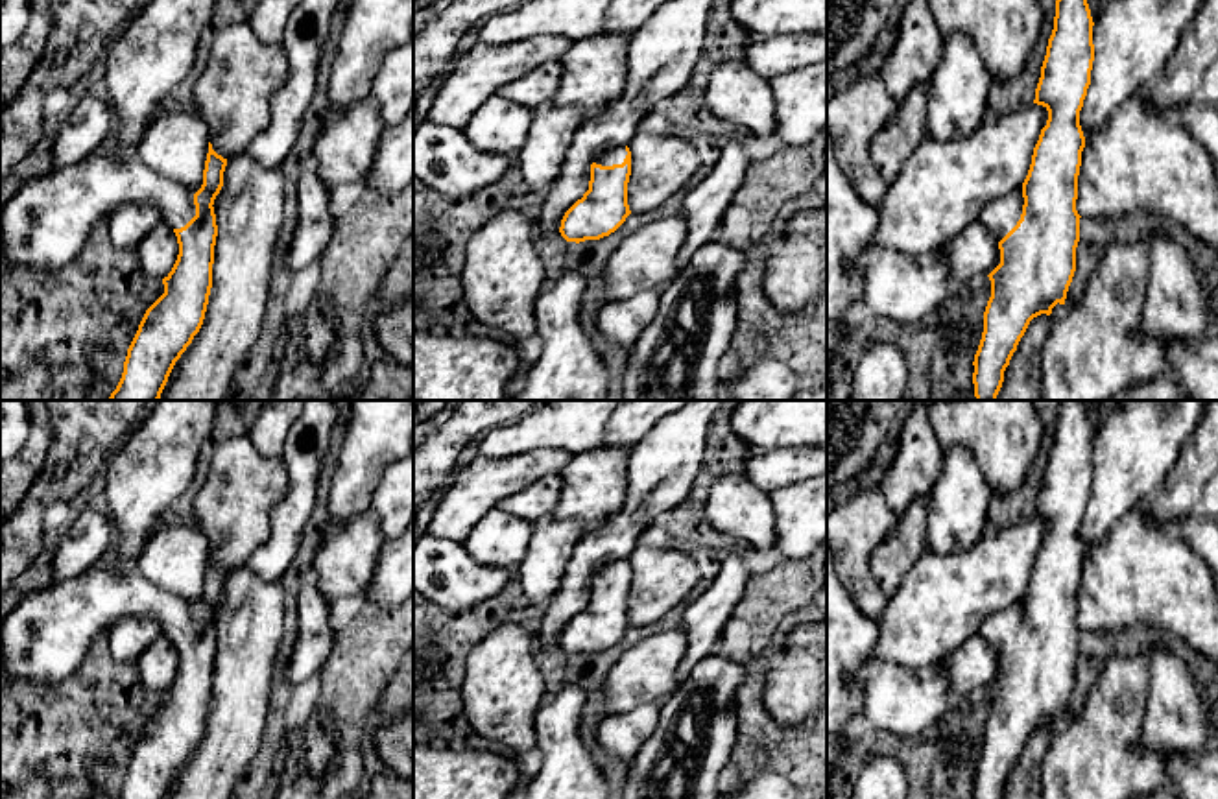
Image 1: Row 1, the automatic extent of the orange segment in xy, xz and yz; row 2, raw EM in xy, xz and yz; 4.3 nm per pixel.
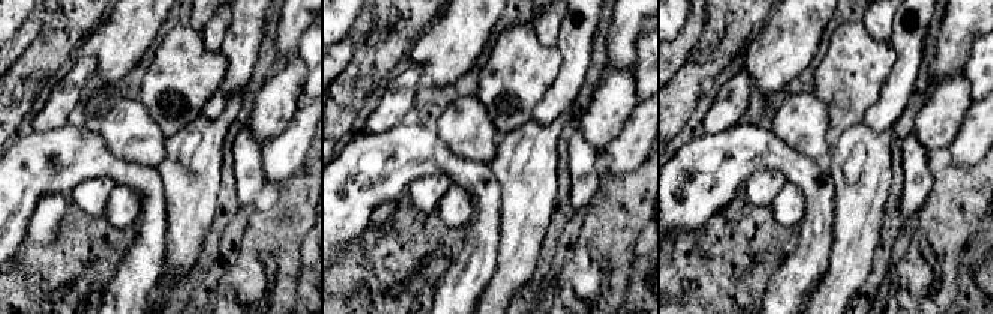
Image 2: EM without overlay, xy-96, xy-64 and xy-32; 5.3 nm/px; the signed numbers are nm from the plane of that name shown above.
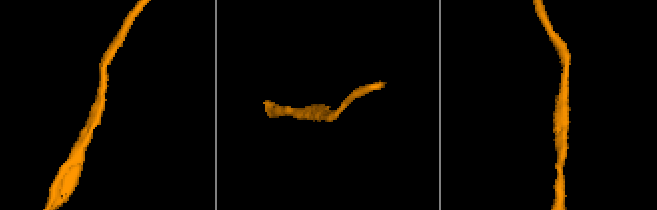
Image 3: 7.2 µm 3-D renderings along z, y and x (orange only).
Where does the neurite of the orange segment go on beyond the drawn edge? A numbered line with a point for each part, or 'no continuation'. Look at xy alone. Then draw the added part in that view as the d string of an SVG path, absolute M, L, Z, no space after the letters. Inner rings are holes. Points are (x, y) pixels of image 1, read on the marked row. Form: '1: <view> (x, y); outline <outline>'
1: xy (47, 222); outline M92 157L79 164L50 168L18 190L2 210L0 249L11 266L55 273L79 253L96 221L129 203L153 205L170 229L181 229L196 216L194 194L157 175L137 157Z

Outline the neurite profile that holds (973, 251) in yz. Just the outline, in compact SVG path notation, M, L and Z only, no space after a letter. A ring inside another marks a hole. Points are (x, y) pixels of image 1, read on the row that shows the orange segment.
M978 220L939 247L952 282L961 284L989 275L1000 264L998 240Z

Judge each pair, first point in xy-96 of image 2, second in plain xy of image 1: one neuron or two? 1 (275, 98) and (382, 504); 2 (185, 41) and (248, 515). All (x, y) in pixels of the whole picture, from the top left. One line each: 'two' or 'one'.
1: two
2: one

